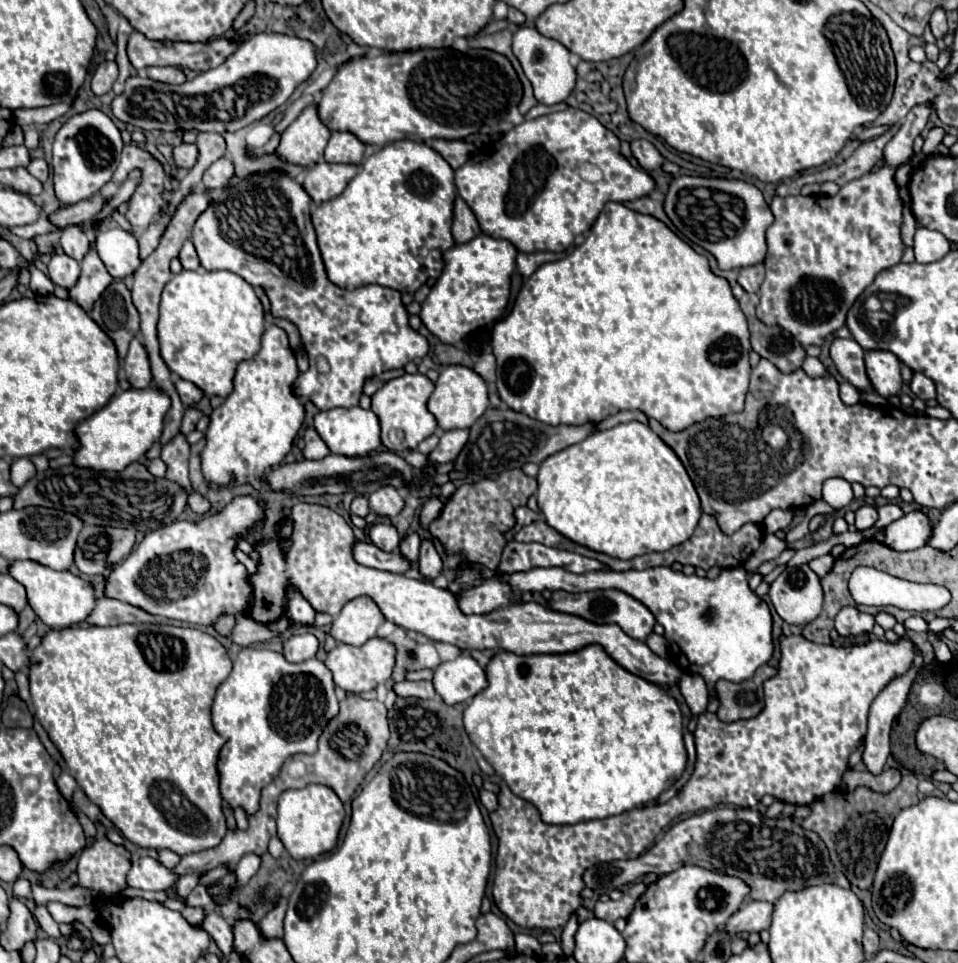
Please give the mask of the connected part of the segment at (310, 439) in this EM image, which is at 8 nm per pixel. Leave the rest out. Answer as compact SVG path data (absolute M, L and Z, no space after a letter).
M306 428L304 442L306 442L306 448L304 448L304 458L306 460L322 460L330 454L328 446L324 444L324 440L318 436L318 432L314 428Z

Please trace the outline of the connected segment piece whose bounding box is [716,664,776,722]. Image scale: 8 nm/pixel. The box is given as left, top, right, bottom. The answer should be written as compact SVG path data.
M764 664L756 670L756 674L740 684L720 680L716 684L716 692L720 698L720 708L718 708L718 718L722 722L736 722L744 718L754 718L764 710L764 692L762 684L764 680L772 678L776 674L776 668Z

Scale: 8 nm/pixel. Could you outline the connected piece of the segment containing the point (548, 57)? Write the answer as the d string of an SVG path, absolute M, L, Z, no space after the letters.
M518 26L514 32L514 54L520 60L526 78L532 82L534 96L540 104L552 106L568 98L568 94L576 84L576 72L574 72L574 66L570 64L570 54L566 46L562 46L552 38L542 36L532 26Z

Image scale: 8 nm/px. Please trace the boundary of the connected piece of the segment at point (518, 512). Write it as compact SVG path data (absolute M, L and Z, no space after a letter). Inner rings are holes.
M518 506L514 510L514 518L516 518L516 522L520 526L526 526L526 524L530 524L530 522L536 520L536 512L532 512L528 506Z

